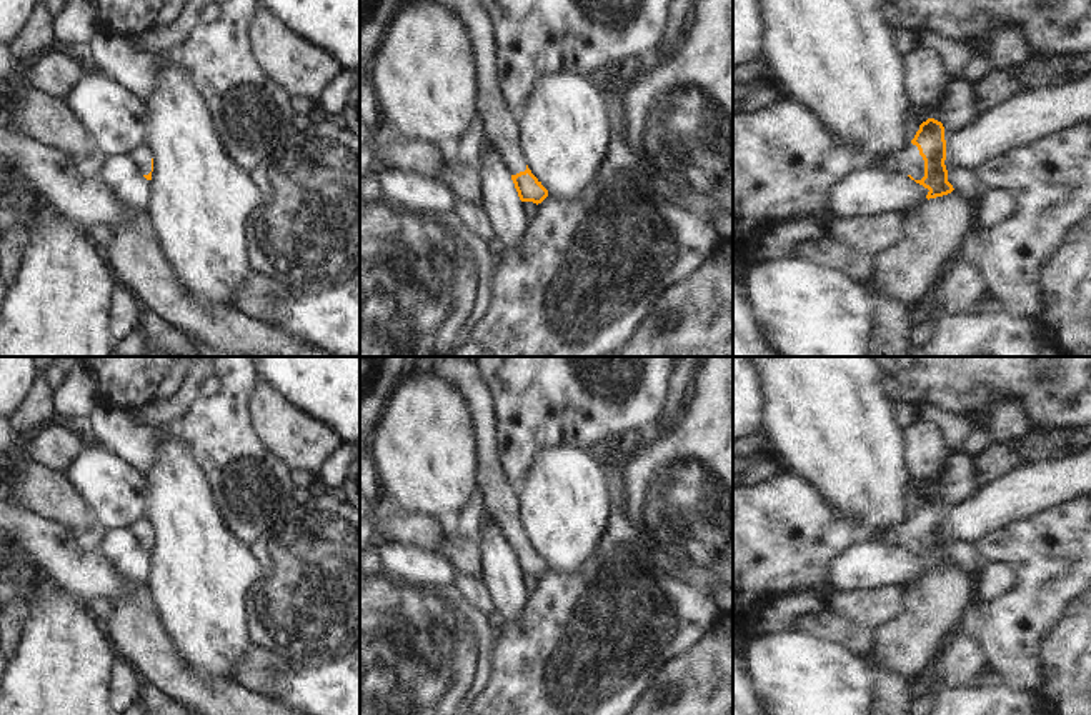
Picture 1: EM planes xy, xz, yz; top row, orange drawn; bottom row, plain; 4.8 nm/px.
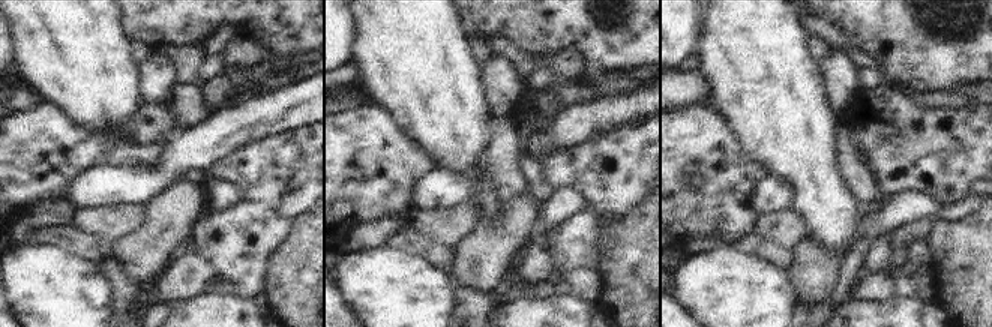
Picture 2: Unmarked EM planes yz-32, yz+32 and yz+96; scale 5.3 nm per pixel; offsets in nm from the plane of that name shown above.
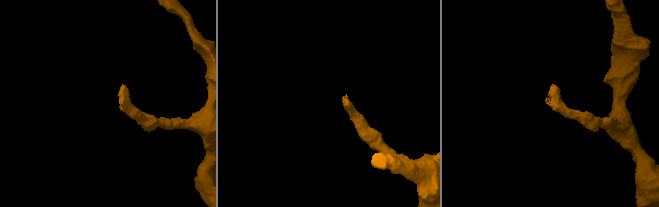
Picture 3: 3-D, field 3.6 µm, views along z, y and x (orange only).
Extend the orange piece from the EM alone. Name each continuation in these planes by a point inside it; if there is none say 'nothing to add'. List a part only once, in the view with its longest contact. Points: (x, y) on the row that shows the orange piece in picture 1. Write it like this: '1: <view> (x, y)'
1: yz (910, 162)

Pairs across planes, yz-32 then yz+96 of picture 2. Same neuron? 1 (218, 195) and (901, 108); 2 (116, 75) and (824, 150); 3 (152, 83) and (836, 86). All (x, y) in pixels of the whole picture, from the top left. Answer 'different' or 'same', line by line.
1: different
2: same
3: same

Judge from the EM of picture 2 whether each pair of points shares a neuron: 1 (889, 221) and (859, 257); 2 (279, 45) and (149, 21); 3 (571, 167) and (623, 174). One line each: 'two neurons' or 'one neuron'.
1: one neuron
2: one neuron
3: one neuron

